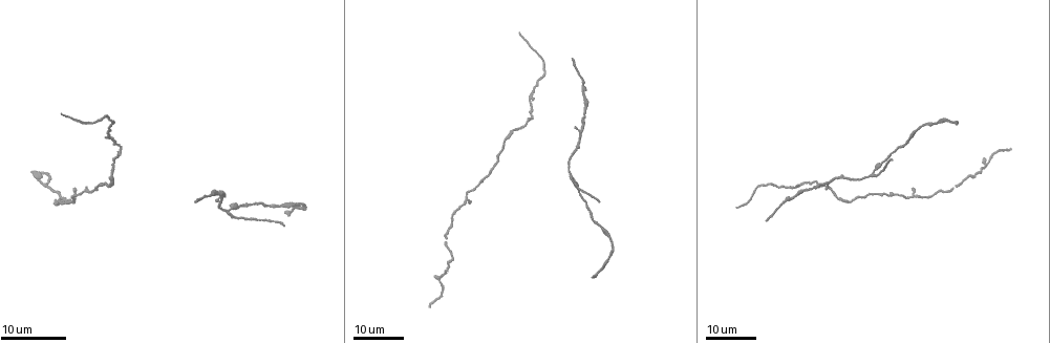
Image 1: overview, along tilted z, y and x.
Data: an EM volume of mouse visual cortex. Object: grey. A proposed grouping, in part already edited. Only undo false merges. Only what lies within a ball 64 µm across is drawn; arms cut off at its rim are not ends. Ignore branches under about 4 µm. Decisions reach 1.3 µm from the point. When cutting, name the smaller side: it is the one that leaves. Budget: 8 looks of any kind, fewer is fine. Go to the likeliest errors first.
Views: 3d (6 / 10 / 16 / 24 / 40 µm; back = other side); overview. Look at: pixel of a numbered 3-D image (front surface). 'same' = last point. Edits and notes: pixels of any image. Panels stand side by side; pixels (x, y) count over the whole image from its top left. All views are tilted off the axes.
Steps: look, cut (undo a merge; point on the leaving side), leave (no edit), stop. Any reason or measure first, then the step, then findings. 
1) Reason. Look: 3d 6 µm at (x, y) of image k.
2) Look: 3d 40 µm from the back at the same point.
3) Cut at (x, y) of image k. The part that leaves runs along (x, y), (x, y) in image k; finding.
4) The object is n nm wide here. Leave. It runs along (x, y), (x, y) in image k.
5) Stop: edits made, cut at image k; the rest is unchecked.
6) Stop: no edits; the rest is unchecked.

Look: 3d 24 µm at (227, 211) of image 1.

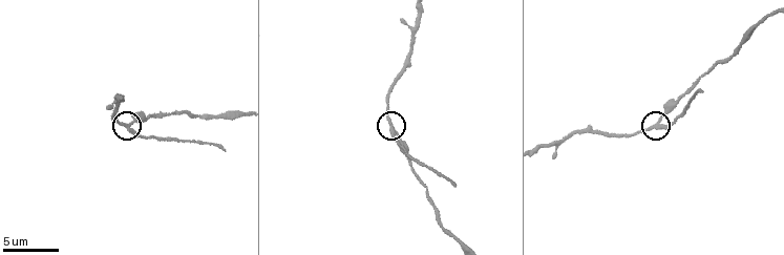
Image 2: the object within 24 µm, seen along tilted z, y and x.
Look: 3d 10 µm at (130, 126) of image 2.

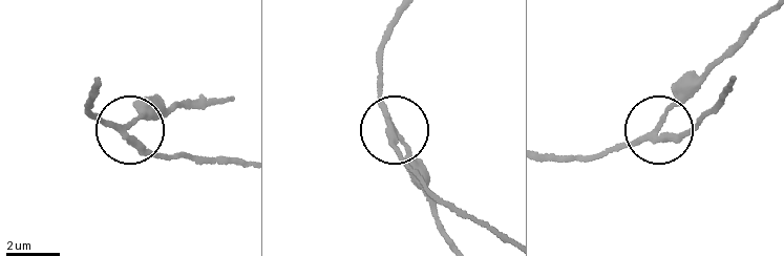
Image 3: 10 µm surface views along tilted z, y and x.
3 arms meet here. Cut at (149, 153) of image 3. The part that leaves runs along (124, 136), (174, 157), (244, 161) in image 3; a second neuron is stuck on.

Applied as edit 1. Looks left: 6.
Three-way junction. Look: 3d 10 µm at (557, 142) of image 2.

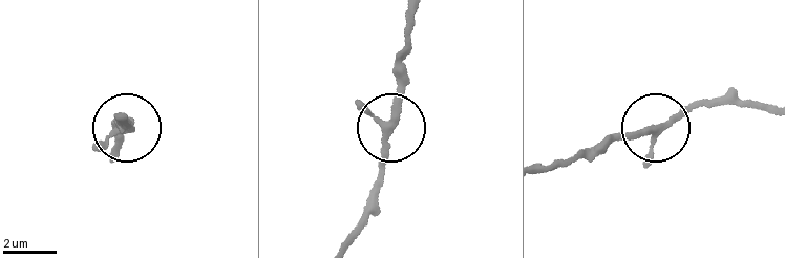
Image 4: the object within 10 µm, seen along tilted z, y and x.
3 arms meet here. Leave. Continuous, no second neuron.

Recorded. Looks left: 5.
A narrow waist. Look: 3d 16 µm at (912, 198) of image 1.

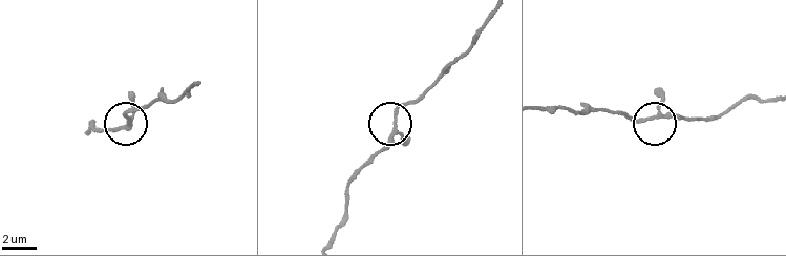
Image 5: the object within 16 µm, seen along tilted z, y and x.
Look: 3d 10 µm at (397, 119) of image 5.

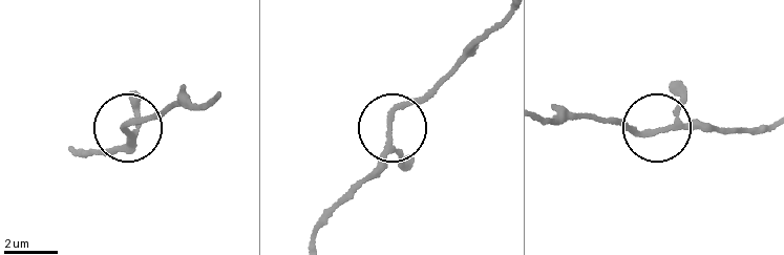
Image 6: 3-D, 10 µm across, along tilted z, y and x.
Look: 3d 6 µm at (390, 130) of image 6.

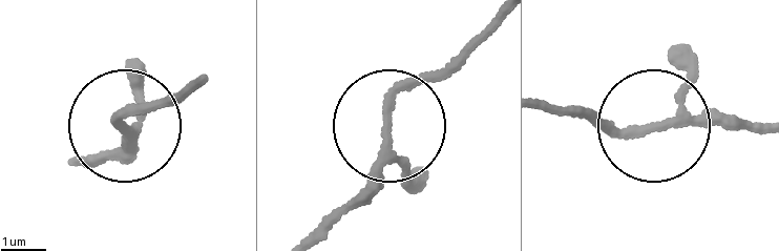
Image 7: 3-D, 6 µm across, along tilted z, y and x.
Leave. It runs along (190, 85), (120, 122), (130, 140), (106, 161) in image 7; continuous, no second neuron.

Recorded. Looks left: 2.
Arms run side by side. Look: 3d 24 µm at (978, 172) of image 1.

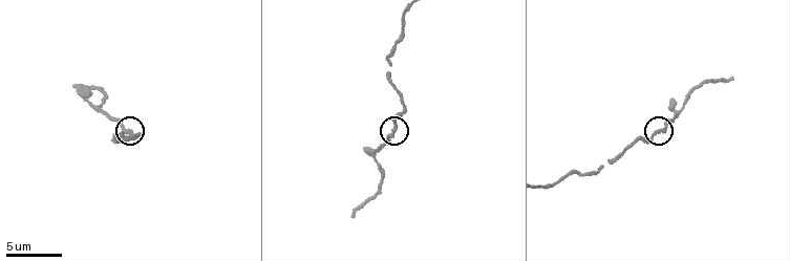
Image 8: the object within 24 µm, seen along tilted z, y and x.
Look: 3d 6 µm at (657, 133) of image 8.

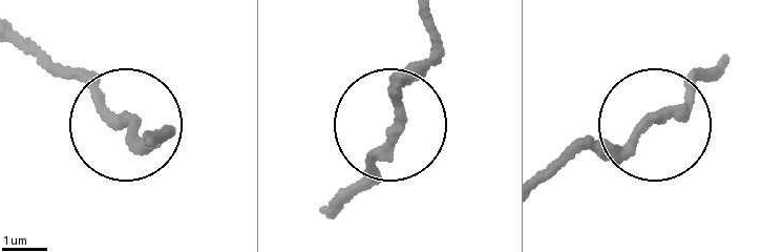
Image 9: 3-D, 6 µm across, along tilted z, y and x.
The object is 170 nm wide here. Leave. It runs along (547, 171), (640, 133), (707, 77) in image 9; one neuron here.

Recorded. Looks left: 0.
Stop: edits made, cut at image 3; the rest is unchecked.

